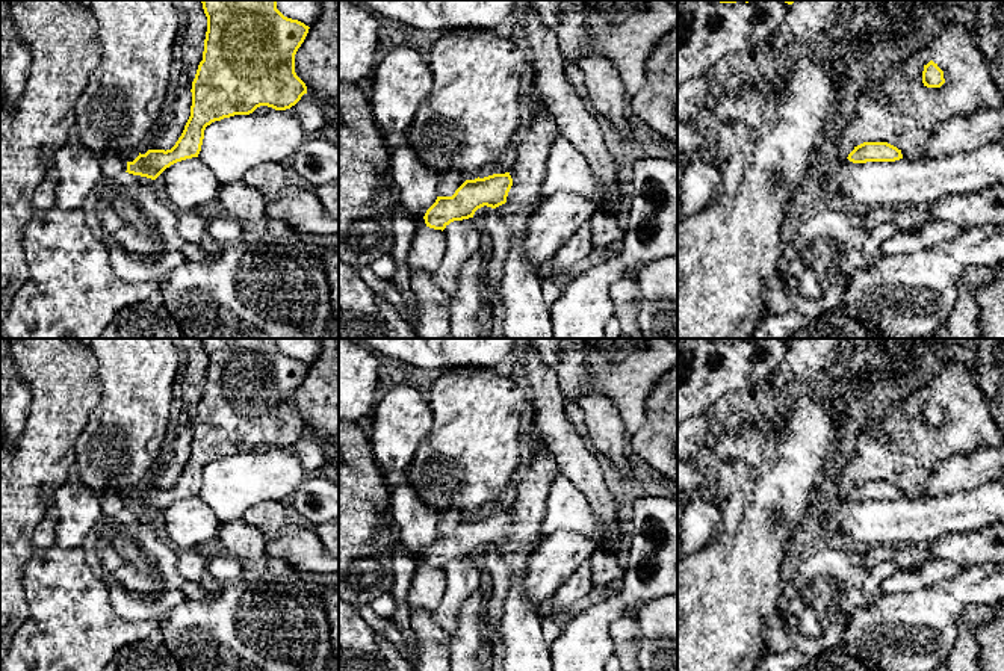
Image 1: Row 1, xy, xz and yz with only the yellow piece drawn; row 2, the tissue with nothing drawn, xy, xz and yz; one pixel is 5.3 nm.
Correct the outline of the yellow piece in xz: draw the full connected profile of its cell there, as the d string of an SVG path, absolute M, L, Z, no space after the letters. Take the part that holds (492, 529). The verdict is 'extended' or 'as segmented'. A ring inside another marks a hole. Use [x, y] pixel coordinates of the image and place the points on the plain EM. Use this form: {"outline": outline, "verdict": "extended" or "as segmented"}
{"outline": "M510 511L466 518L452 535L437 535L423 555L425 562L443 570L454 559L473 556L484 544L496 547L507 541L511 524Z", "verdict": "as segmented"}

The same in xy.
{"outline": "M201 339L207 355L203 399L192 420L191 455L171 488L148 488L127 500L133 514L156 518L171 503L198 496L204 468L215 459L234 453L249 453L260 444L286 449L304 432L305 422L295 411L295 393L304 381L308 364L284 355L277 339Z", "verdict": "as segmented"}

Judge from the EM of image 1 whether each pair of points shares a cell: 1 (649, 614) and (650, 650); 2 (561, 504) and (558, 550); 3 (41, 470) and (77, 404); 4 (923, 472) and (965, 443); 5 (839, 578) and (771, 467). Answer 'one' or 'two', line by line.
1: one
2: two
3: one
4: one
5: two

